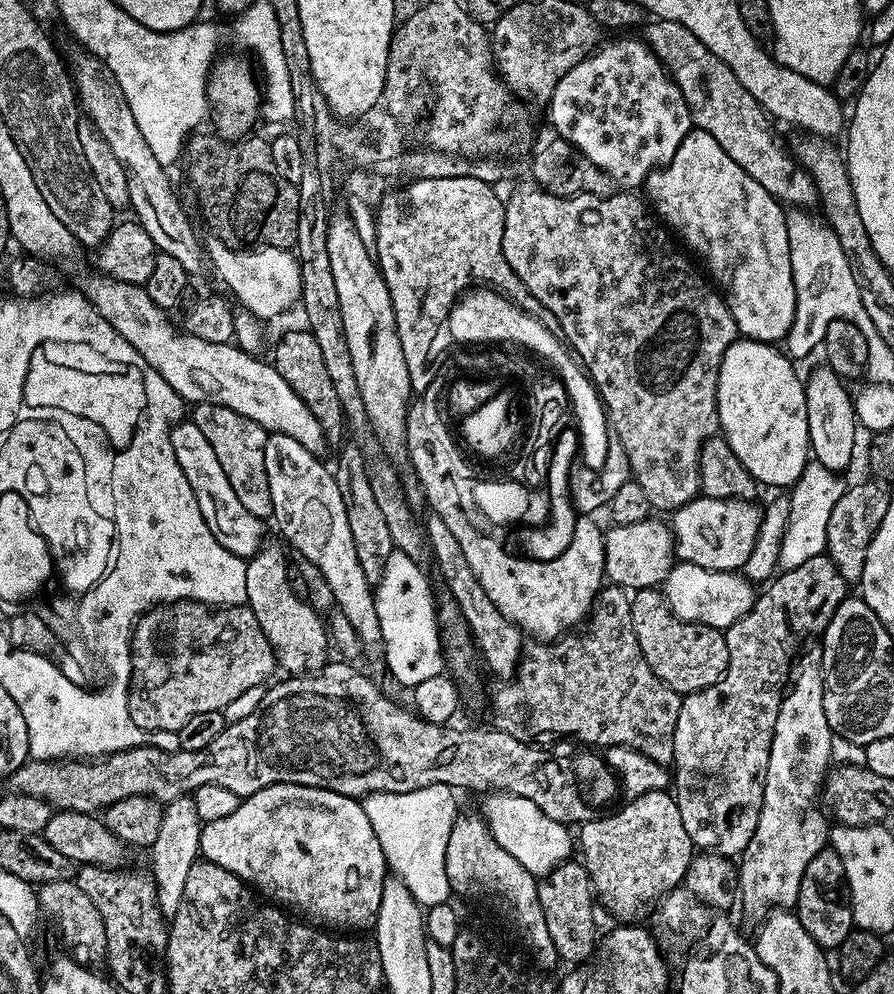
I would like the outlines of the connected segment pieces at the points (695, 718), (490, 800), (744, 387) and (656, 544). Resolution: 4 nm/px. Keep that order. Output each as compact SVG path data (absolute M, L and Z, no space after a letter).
M826 554L806 558L802 566L794 566L781 571L767 585L765 592L761 591L756 597L756 604L738 622L734 622L724 632L724 641L728 647L728 665L721 676L720 681L711 684L708 688L703 688L701 692L689 692L681 699L678 710L678 726L674 726L674 754L672 764L674 765L674 799L678 806L678 814L682 814L682 826L686 826L686 835L690 837L695 849L703 853L715 856L722 856L725 859L739 857L749 845L750 839L754 836L754 830L758 826L758 818L762 814L762 802L764 801L764 783L766 782L766 770L770 762L770 746L774 738L774 722L778 722L778 710L780 709L780 698L786 688L786 681L790 676L790 661L793 659L794 651L792 647L796 643L799 645L811 632L823 633L825 626L830 622L834 610L846 599L846 585L842 574L838 574L838 566Z
M489 791L484 800L482 819L487 824L494 841L511 857L516 858L535 878L543 878L553 872L559 864L569 859L574 852L574 836L569 825L554 822L554 818L542 814L530 798L518 798L509 792Z
M737 338L726 350L718 370L716 409L720 419L719 431L724 441L734 450L738 462L750 470L757 485L769 484L772 488L791 489L802 470L810 463L808 423L806 422L806 394L804 380L796 377L797 365L775 343Z
M649 518L643 520L642 522L634 522L633 524L618 524L612 527L609 527L609 532L605 531L602 536L602 551L604 553L604 574L605 577L611 583L616 584L619 588L625 590L639 590L641 588L656 588L658 585L661 585L668 576L669 570L671 570L673 563L674 563L674 541L670 535L670 528L667 523L664 524L660 520L655 520L655 518Z

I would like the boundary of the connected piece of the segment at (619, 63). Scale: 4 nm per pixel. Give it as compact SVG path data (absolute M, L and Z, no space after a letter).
M643 39L637 40L612 40L601 43L592 55L587 56L585 60L579 60L572 69L566 73L558 82L558 86L554 86L552 98L550 101L550 109L552 108L552 124L556 127L555 135L559 139L570 142L582 154L586 154L586 158L590 158L590 162L594 162L594 166L599 168L612 179L613 185L619 186L624 190L636 190L644 183L644 179L655 169L661 168L668 163L670 158L674 158L674 150L678 150L678 146L682 146L682 138L686 138L686 134L691 132L694 125L692 115L686 106L686 98L682 98L682 90L675 84L672 77L668 75L668 71L664 68L664 63L652 53L652 49L648 47Z

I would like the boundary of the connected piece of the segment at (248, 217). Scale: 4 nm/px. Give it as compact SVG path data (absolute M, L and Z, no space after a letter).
M219 134L211 135L193 135L186 144L187 155L192 155L192 161L188 164L188 180L196 191L196 200L200 203L200 212L205 222L212 227L211 235L226 242L226 246L231 248L291 249L298 238L299 190L276 163L272 144L257 134L233 140Z

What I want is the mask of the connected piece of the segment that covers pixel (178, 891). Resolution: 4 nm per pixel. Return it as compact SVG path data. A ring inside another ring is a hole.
M191 795L179 796L164 807L161 829L158 830L158 838L150 849L150 875L153 884L156 885L156 905L165 918L175 916L182 906L182 890L186 890L190 866L194 866L200 856L200 834L203 825Z

